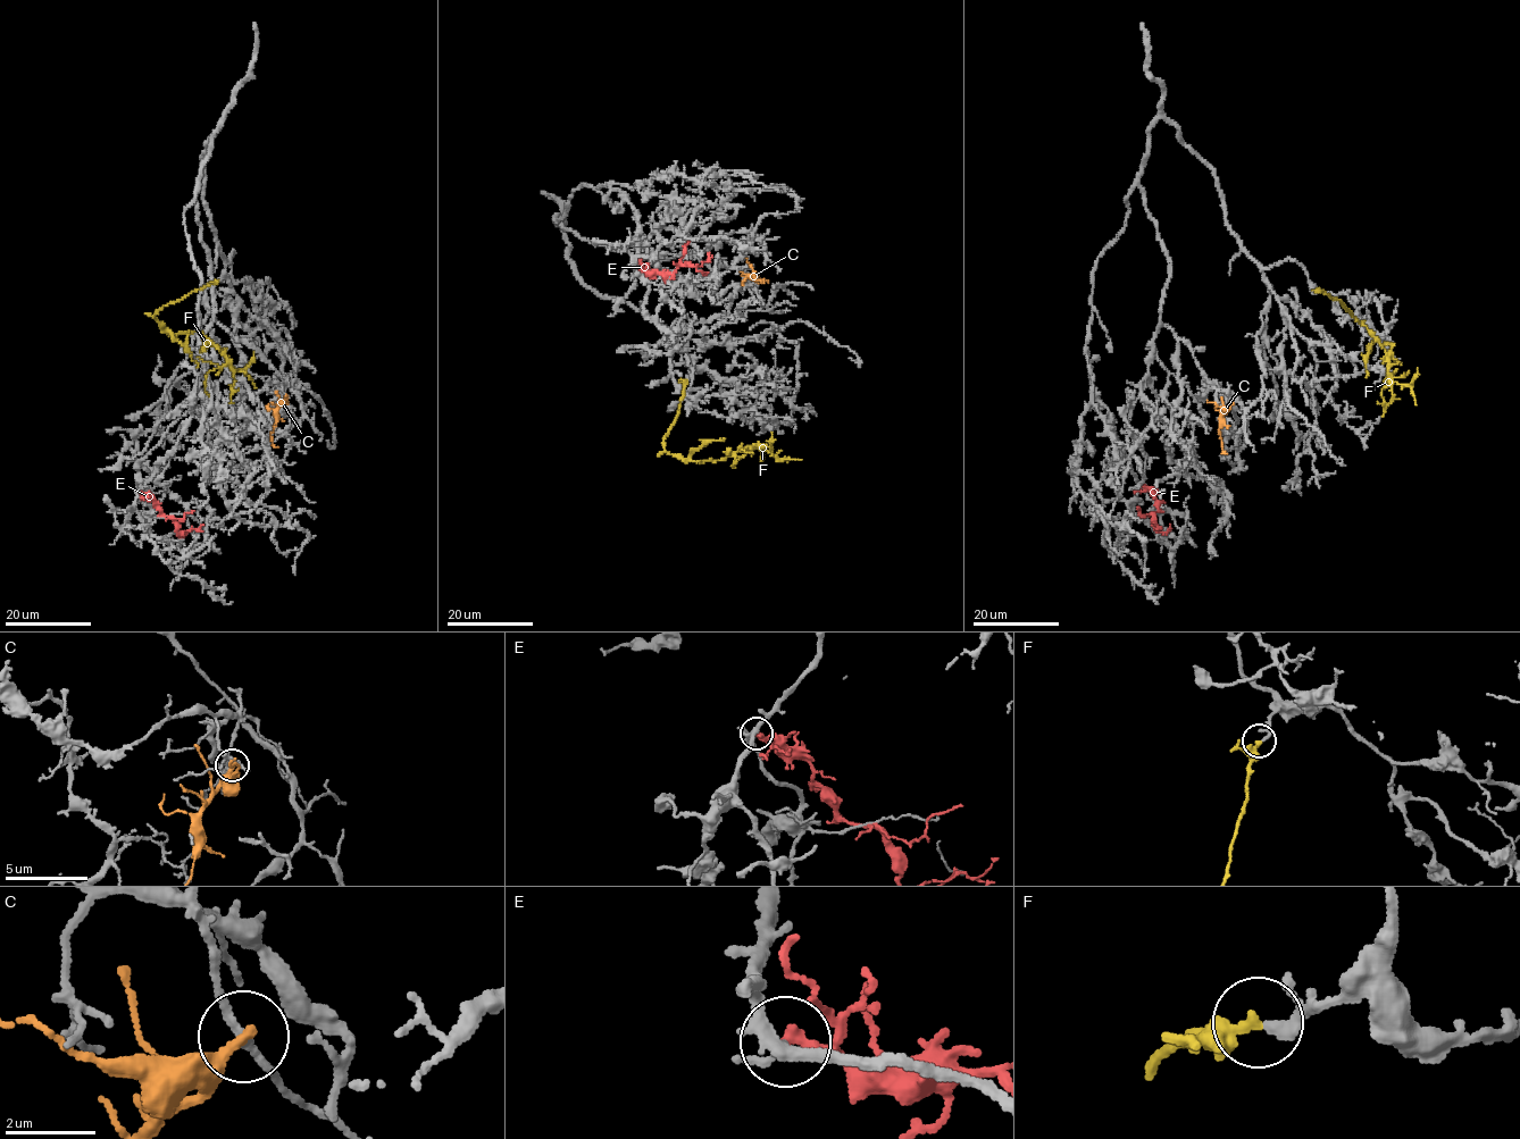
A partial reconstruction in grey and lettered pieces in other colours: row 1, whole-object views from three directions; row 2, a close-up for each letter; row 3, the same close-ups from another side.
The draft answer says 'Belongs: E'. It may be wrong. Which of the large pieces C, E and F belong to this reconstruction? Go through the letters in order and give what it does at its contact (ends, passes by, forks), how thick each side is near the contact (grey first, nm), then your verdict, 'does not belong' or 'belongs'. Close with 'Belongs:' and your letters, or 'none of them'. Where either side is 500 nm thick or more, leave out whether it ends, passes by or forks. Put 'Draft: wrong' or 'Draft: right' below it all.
C: it ends there; 180 nm thick on the grey side, 320 nm on the other; does not belong
E: it ends there; 300 nm thick on the grey side, 280 nm on the other; does not belong
F: it ends there; 170 nm thick on the grey side, 320 nm on the other; belongs
Belongs: F
Draft: wrong

